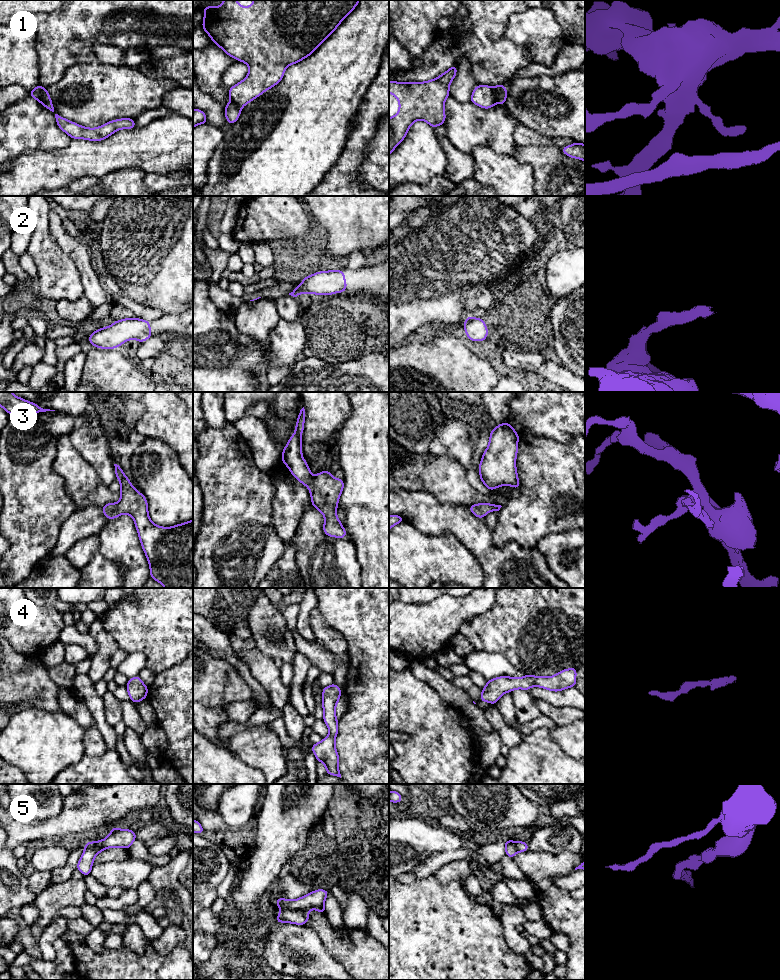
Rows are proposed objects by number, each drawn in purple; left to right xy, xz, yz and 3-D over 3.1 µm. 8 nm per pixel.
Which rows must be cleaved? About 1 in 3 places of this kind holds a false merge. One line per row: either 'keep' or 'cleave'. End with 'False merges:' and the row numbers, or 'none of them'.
1: cleave
2: keep
3: keep
4: keep
5: cleave
False merges: 1, 5

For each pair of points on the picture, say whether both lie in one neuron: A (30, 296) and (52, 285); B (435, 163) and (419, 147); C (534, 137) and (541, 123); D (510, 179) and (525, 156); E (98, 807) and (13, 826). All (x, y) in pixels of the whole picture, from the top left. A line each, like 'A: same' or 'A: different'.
A: different
B: same
C: different
D: different
E: same

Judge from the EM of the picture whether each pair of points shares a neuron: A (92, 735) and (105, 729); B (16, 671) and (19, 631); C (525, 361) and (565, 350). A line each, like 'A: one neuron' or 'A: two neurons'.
A: two neurons
B: two neurons
C: two neurons

